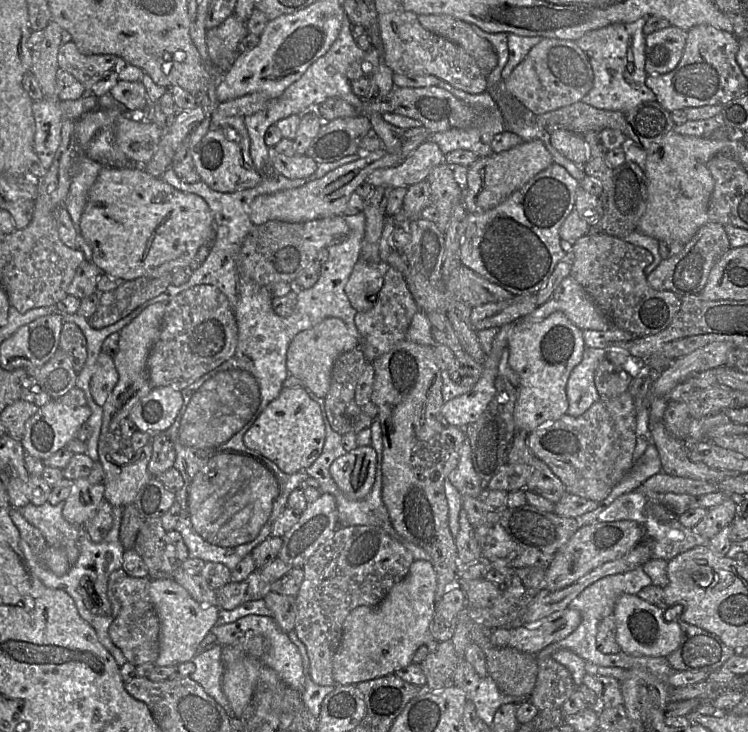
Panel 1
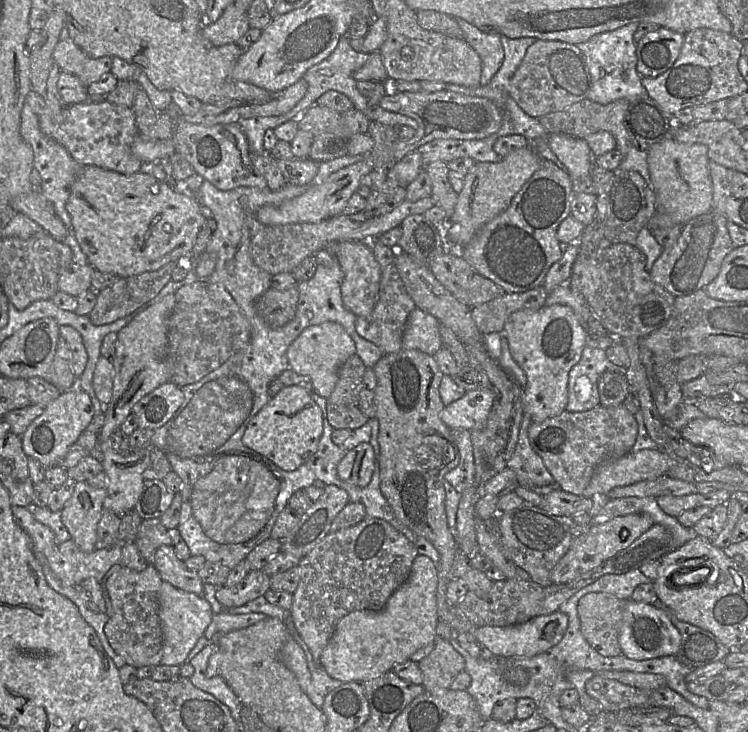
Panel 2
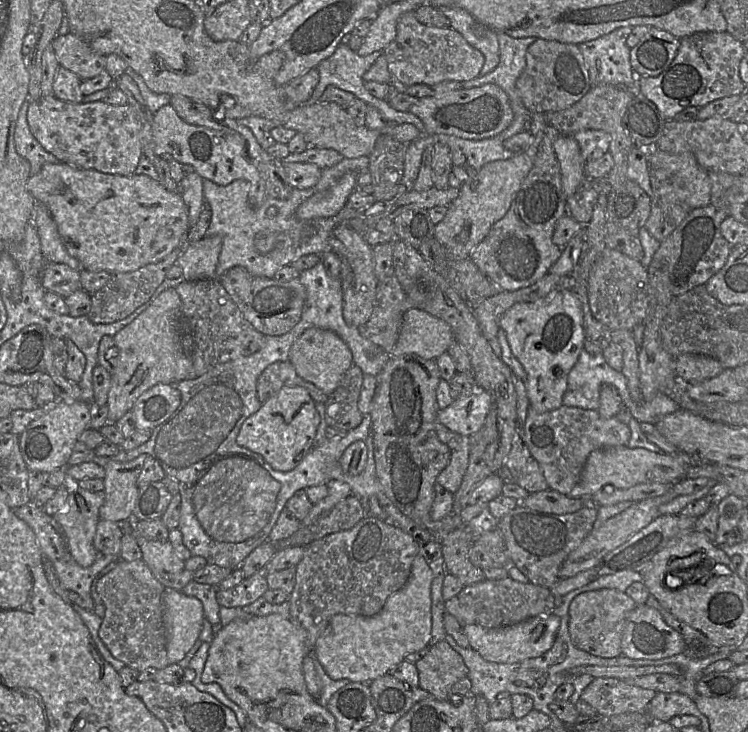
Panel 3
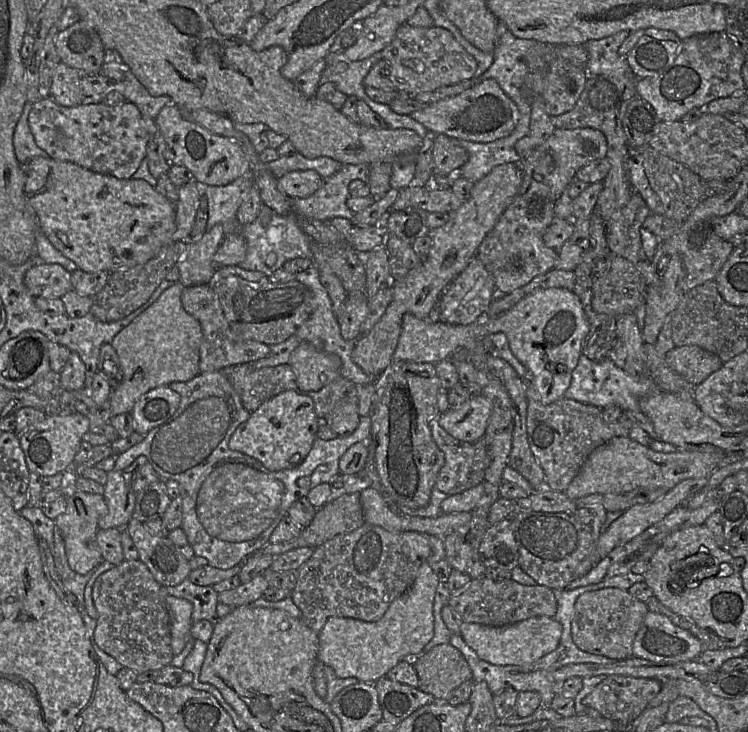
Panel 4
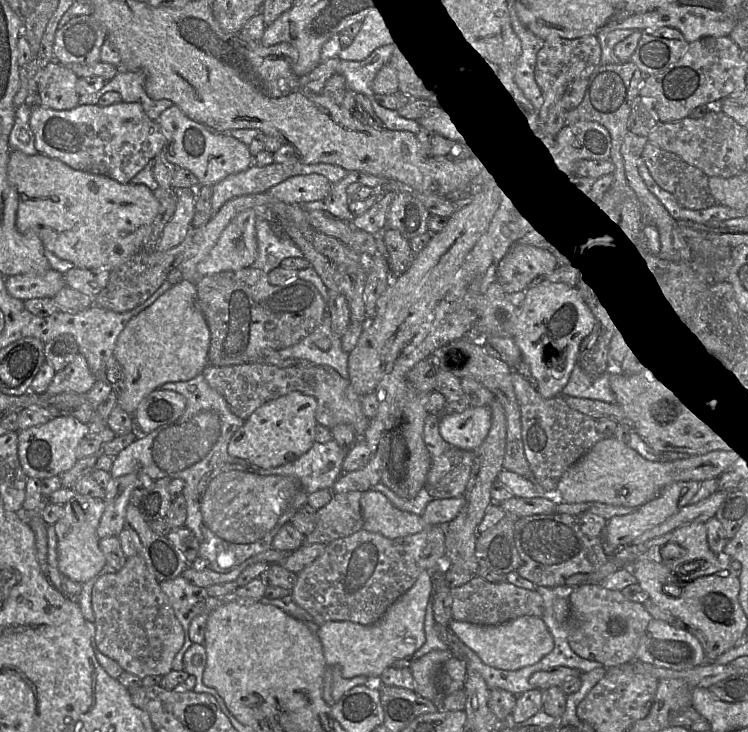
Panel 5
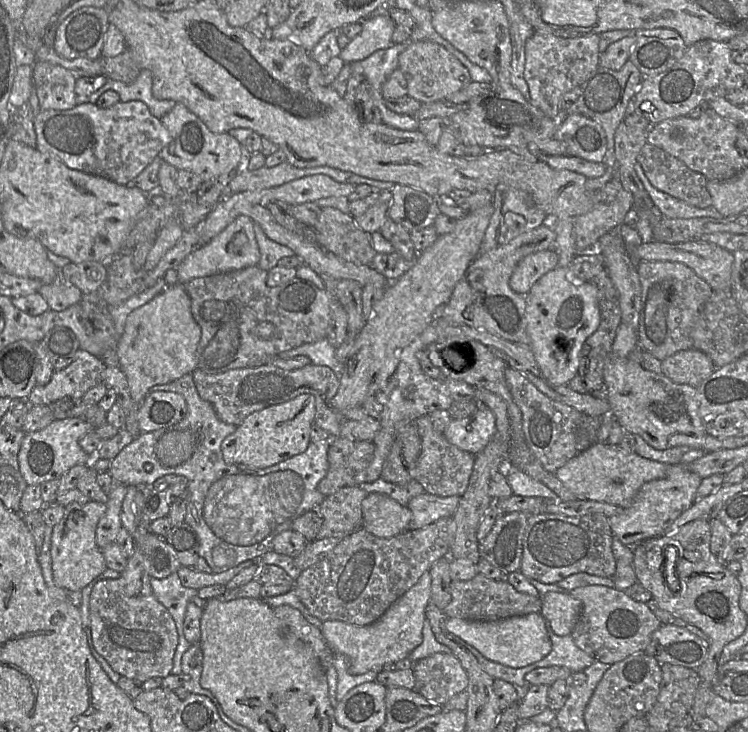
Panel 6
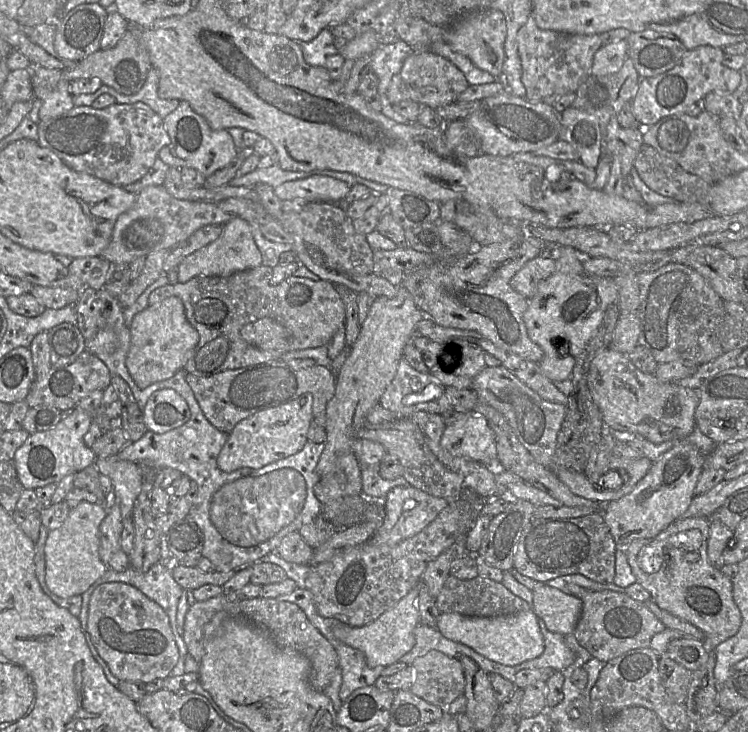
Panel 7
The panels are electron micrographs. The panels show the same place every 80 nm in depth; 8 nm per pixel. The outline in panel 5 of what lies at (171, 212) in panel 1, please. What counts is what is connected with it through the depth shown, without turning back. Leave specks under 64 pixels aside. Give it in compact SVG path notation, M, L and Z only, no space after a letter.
M11 150L7 178L19 194L16 227L21 233L36 233L45 249L72 262L77 268L108 269L122 265L142 251L144 239L150 234L160 204L144 184L120 183L104 175L75 170L62 161L41 153L27 155Z

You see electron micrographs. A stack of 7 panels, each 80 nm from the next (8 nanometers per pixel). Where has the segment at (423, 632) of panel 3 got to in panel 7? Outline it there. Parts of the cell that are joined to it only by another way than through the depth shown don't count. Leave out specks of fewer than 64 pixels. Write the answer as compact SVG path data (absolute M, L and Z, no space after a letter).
M418 586L412 588L405 597L386 610L374 621L360 627L338 623L333 627L333 635L344 644L360 650L370 668L390 666L400 661L415 644L414 629L421 622L418 611Z

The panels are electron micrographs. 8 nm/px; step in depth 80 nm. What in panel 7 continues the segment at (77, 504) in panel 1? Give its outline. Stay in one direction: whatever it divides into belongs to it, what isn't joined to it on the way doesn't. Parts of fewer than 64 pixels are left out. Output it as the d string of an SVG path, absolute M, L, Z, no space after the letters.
M82 502L71 508L65 521L50 531L45 543L45 582L55 595L70 598L82 595L100 579L108 566L101 560L100 524L107 510L98 503Z

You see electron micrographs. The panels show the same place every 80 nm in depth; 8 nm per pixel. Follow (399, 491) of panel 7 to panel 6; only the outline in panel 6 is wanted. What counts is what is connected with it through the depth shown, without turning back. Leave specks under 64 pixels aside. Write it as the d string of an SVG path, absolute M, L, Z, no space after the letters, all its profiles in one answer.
M428 493L415 496L407 504L412 512L409 530L421 529L444 517L453 517L459 501L459 496L439 497Z

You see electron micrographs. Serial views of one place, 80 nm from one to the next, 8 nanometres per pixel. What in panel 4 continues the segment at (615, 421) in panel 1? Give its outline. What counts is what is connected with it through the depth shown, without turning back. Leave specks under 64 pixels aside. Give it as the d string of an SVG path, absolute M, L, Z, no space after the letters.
M529 375L524 380L527 397L526 428L530 449L544 472L545 487L565 492L595 448L614 437L628 436L629 430L619 421L603 422L601 409L589 404L563 397L544 405L540 402L540 396Z

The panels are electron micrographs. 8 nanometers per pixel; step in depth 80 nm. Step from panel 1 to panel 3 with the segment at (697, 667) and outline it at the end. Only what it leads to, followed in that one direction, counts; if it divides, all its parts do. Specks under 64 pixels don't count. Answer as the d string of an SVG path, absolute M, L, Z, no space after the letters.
M651 594L645 605L659 611L664 621L681 634L685 642L683 654L686 657L691 659L702 659L719 650L719 647L712 643L702 632L673 616L668 610L662 607Z

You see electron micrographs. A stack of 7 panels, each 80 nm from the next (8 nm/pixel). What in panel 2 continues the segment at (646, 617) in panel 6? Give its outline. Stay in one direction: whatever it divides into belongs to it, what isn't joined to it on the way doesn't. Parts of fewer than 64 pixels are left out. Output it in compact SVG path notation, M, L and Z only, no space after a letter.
M605 592L588 593L578 602L581 633L589 645L604 657L622 655L619 629L626 602Z

